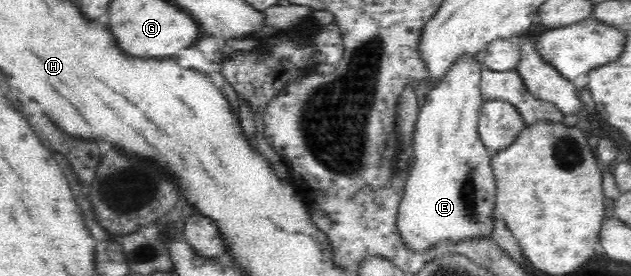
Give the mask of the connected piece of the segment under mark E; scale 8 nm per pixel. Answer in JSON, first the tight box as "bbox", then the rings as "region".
{"bbox":[397,56,496,252],"region":[[[460,56],[452,68],[446,75],[429,91],[427,98],[422,103],[422,108],[419,109],[417,120],[415,123],[415,133],[413,135],[413,161],[414,164],[408,169],[408,177],[404,183],[404,197],[402,197],[399,213],[397,216],[397,229],[401,234],[404,246],[416,252],[425,252],[430,246],[437,244],[440,241],[468,241],[468,239],[480,239],[480,237],[491,237],[492,229],[494,229],[495,207],[496,207],[496,184],[494,172],[491,164],[492,152],[484,145],[478,133],[478,125],[481,113],[482,104],[486,101],[482,97],[481,92],[481,71],[482,63],[476,60],[476,56]]]}

